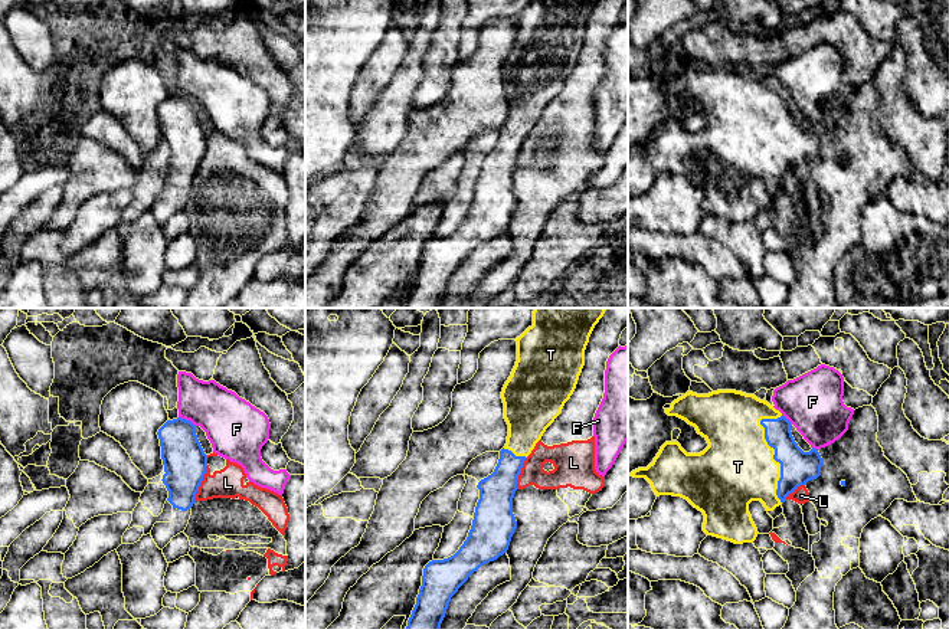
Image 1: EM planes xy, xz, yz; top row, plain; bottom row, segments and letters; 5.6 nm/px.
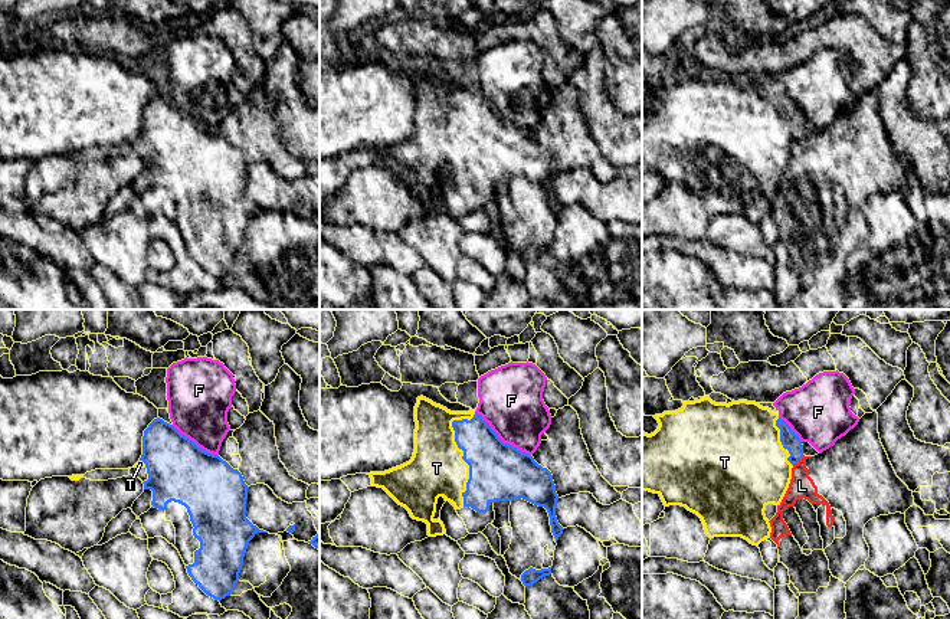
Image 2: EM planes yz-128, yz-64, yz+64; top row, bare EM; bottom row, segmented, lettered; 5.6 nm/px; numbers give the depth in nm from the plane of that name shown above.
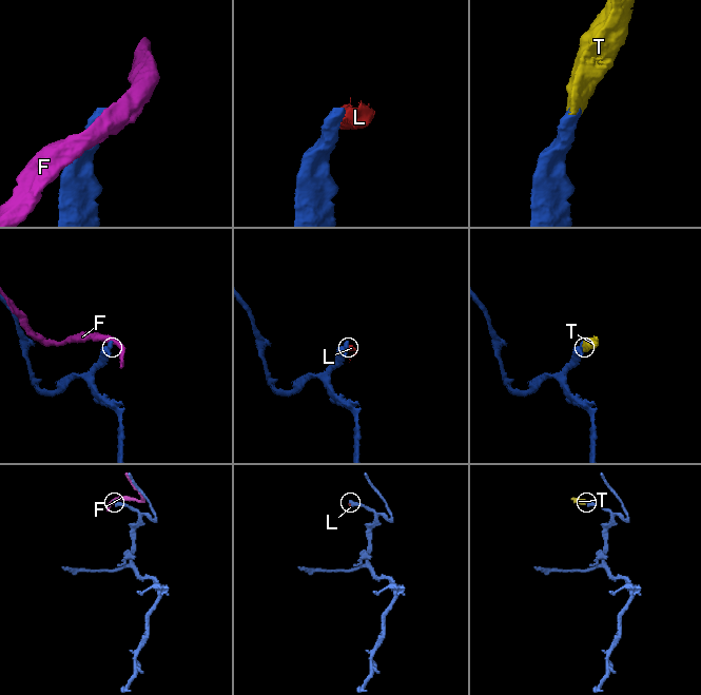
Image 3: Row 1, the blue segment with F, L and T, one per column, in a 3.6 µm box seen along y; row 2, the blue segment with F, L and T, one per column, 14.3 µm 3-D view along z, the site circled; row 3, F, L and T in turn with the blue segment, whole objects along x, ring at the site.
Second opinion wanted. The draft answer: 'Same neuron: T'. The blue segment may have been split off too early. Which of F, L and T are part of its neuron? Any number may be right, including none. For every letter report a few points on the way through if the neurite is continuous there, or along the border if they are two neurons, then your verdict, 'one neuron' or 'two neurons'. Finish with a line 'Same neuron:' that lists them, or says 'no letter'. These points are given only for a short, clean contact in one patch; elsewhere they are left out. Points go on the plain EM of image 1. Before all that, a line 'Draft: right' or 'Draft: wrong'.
Draft: right
F: two neurons
L: along xy (208, 143), (193, 179) | two neurons
T: one neuron
Same neuron: T

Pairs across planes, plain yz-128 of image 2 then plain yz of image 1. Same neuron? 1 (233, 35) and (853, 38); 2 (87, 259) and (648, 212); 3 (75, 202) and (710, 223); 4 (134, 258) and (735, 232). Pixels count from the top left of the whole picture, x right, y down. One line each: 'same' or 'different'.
1: same
2: different
3: different
4: same

